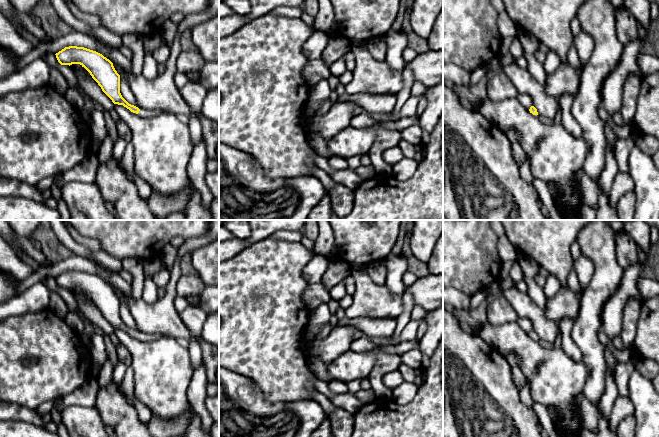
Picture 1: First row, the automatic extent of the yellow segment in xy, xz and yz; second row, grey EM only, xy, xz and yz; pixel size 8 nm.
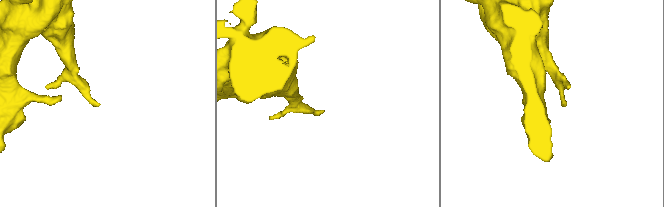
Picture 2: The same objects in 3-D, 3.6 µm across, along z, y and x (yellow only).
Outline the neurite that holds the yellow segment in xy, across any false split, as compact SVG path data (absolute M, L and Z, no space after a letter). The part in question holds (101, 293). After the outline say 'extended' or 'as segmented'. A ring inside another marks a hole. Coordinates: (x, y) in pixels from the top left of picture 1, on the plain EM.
M69 270L55 279L61 289L80 288L84 291L114 328L123 329L141 341L153 341L163 336L159 333L141 334L129 328L120 317L120 299L102 278L84 271Z; extended

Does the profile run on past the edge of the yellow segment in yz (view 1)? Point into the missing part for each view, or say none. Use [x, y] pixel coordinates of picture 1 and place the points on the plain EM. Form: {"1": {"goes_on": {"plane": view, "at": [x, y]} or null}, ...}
{"1": {"goes_on": null}}

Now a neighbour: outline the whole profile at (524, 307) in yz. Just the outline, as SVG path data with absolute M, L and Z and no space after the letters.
M515 285L502 290L501 293L519 318L527 318L532 322L532 330L537 333L538 340L554 344L559 327L545 317L544 311L527 293L519 291Z

